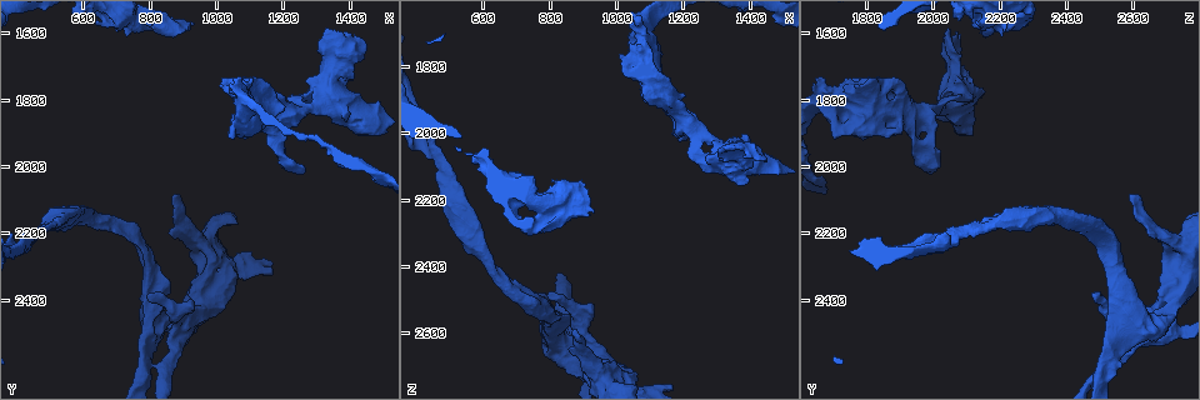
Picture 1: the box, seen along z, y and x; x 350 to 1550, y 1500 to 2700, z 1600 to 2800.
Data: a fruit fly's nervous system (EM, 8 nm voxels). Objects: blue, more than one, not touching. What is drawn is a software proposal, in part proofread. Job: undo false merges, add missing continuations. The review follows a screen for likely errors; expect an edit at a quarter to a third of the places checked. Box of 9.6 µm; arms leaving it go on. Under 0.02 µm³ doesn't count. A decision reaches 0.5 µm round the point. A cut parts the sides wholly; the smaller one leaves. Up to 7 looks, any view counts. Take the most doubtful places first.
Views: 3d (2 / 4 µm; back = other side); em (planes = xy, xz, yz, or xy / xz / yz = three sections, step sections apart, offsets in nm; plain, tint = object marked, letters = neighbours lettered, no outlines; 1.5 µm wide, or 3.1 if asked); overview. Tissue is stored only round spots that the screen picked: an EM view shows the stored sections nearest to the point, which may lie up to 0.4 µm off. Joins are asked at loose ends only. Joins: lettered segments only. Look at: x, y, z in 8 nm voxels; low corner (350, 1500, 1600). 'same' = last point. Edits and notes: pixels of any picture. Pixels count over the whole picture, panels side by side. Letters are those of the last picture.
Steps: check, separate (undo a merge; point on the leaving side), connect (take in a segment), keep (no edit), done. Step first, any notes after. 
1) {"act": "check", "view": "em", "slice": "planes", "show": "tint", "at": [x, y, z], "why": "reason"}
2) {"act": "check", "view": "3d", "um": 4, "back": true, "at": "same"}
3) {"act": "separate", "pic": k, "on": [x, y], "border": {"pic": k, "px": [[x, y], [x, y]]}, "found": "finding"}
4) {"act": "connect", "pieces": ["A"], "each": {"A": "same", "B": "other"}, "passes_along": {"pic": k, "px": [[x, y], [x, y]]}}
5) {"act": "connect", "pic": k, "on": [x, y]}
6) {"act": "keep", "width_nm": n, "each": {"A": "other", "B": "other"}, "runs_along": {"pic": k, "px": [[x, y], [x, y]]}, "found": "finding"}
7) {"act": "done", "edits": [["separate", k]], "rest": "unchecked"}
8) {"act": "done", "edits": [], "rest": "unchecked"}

{"act": "check", "view": "3d", "um": 4, "back": true, "at": [1390, 1770, 2140], "why": "free end"}

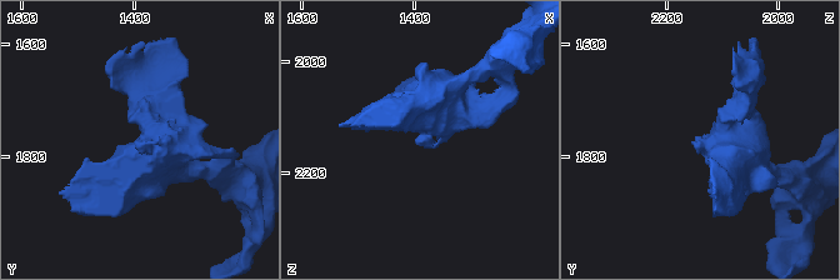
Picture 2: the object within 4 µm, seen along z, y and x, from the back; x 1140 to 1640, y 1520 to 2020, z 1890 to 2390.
{"act": "check", "view": "em", "slice": "yz", "step": 4, "show": "letters", "at": [1395, 1775, 2140], "why": "shape alone is not enough"}

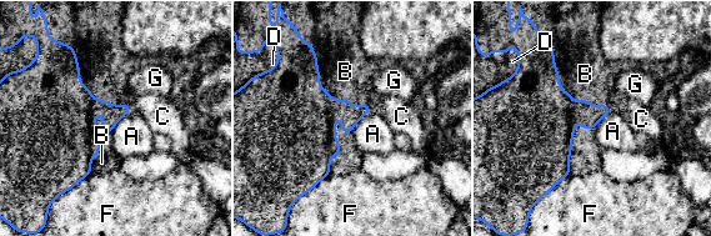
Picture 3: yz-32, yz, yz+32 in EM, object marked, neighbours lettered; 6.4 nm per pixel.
{"act": "connect", "pieces": ["B"], "each": {"A": "other", "B": "same", "C": "other", "D": "other", "F": "other", "G": "other"}, "passes_along": {"pic": 3, "px": [[536, 118], [564, 90], [585, 74]]}, "found": "the neuron continues"}

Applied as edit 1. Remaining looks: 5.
{"act": "check", "view": "overview"}

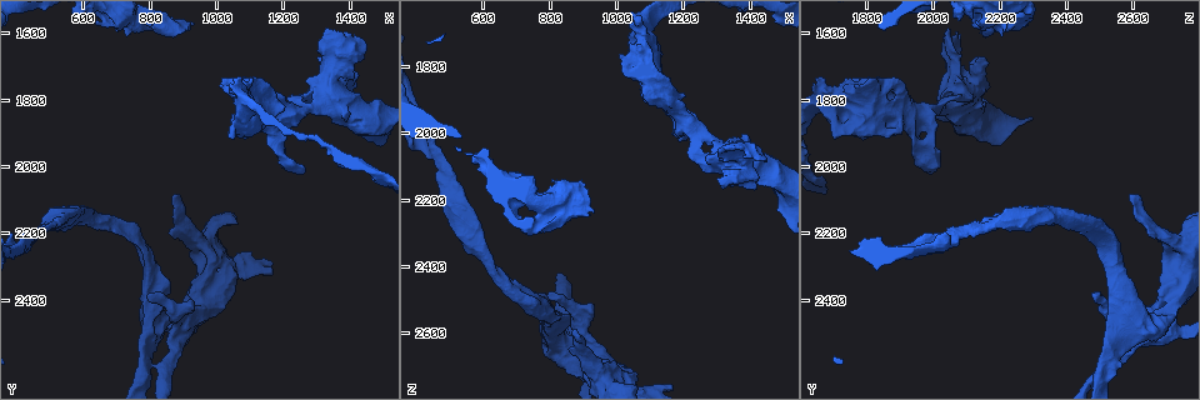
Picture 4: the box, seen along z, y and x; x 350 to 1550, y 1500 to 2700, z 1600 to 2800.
{"act": "check", "view": "em", "slice": "yz", "step": 8, "show": "tint", "at": [490, 2180, 2190], "why": "calibre changes"}

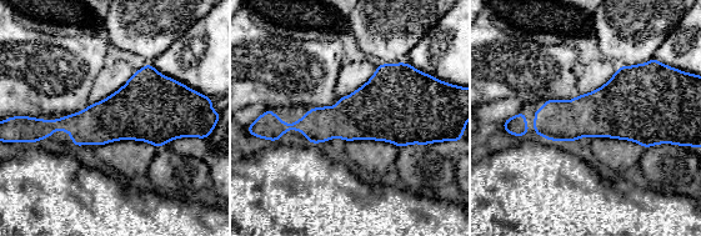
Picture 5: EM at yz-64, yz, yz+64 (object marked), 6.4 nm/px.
{"act": "check", "view": "em", "slice": "planes", "show": "letters", "at": "same", "why": "cut it another way"}

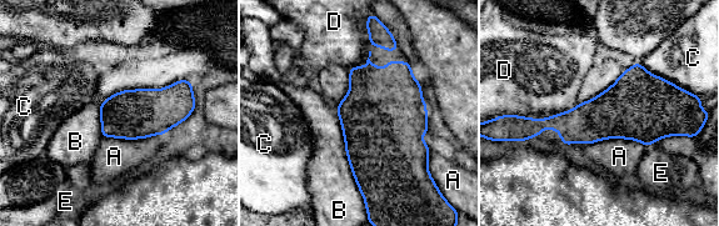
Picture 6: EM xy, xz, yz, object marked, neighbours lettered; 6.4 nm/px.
{"act": "keep", "each": {"A": "other", "B": "other", "C": "other", "D": "other", "E": "other"}, "border": {"pic": 6, "px": [[164, 132], [134, 139], [103, 137]]}, "found": "continuous, no second neuron"}

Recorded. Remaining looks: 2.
{"act": "check", "view": "em", "slice": "xz", "step": 8, "show": "tint", "at": [1050, 1920, 1710]}

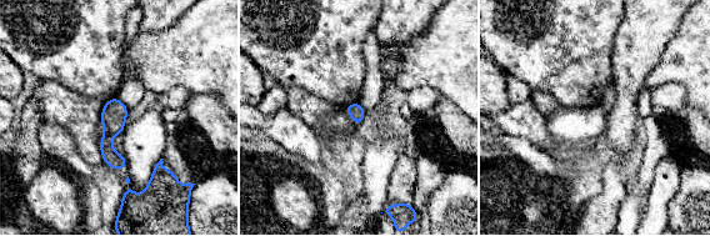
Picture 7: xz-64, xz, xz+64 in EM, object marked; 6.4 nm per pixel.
{"act": "check", "view": "em", "slice": "planes", "show": "letters", "at": "same", "why": "another direction"}

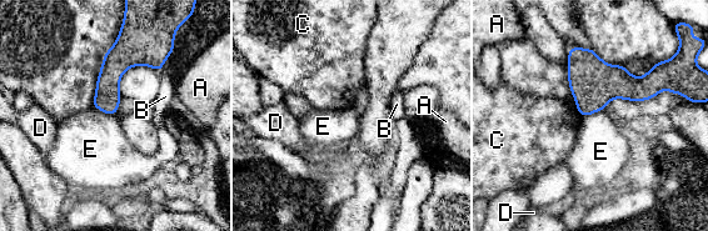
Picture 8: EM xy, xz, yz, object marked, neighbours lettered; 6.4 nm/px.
{"act": "keep", "each": {"A": "other", "B": "other", "C": "other", "D": "other", "E": "other"}, "runs_along": {"pic": 8, "px": [[159, 61], [128, 59], [96, 104]]}, "found": "no lettered segment goes on from it"}

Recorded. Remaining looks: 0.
{"act": "done", "edits": [["connect", 3]], "rest": "unchecked"}

